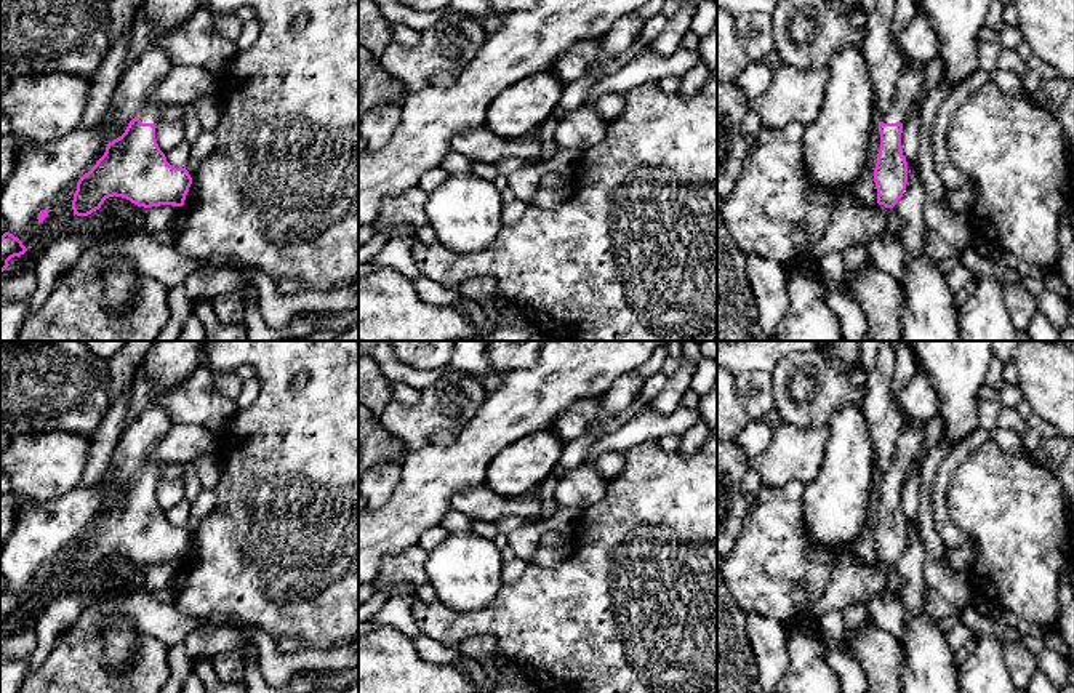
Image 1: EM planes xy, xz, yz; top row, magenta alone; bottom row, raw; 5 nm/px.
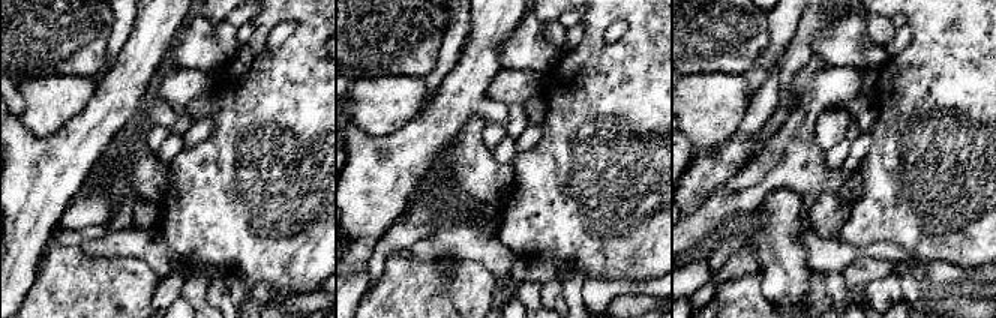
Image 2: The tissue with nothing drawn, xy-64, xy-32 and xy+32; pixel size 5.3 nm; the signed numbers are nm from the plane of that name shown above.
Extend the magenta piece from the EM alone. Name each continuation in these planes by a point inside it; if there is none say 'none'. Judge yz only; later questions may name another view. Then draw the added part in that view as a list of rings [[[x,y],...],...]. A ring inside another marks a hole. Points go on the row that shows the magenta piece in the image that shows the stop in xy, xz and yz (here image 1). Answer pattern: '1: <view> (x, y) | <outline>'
1: yz (911, 79) | [[[904,66],[896,82],[896,90],[893,93],[890,110],[885,117],[879,118],[879,122],[903,123],[924,82],[925,82],[925,70]]]

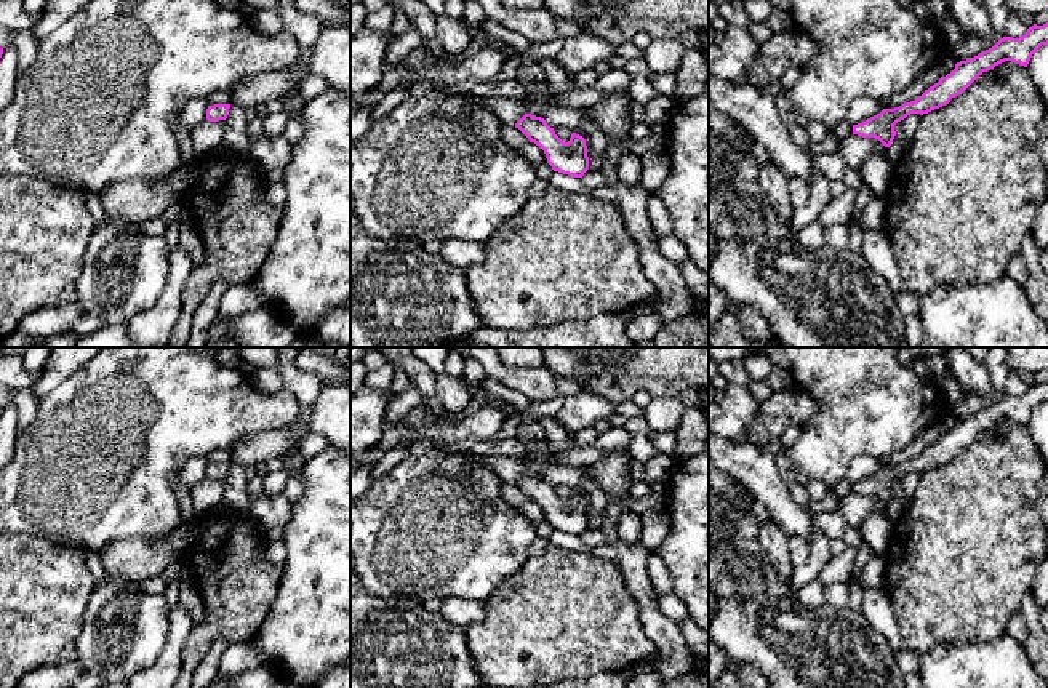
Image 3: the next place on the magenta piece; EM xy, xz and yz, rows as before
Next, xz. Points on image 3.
none

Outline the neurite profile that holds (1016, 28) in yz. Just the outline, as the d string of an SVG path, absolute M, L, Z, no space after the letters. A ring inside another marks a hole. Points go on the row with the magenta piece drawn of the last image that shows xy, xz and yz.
M1010 14L1006 19L1006 37L1019 38L1027 32L1029 26L1016 14Z

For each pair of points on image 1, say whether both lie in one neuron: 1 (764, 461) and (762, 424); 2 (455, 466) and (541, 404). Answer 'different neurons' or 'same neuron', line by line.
1: different neurons
2: same neuron

